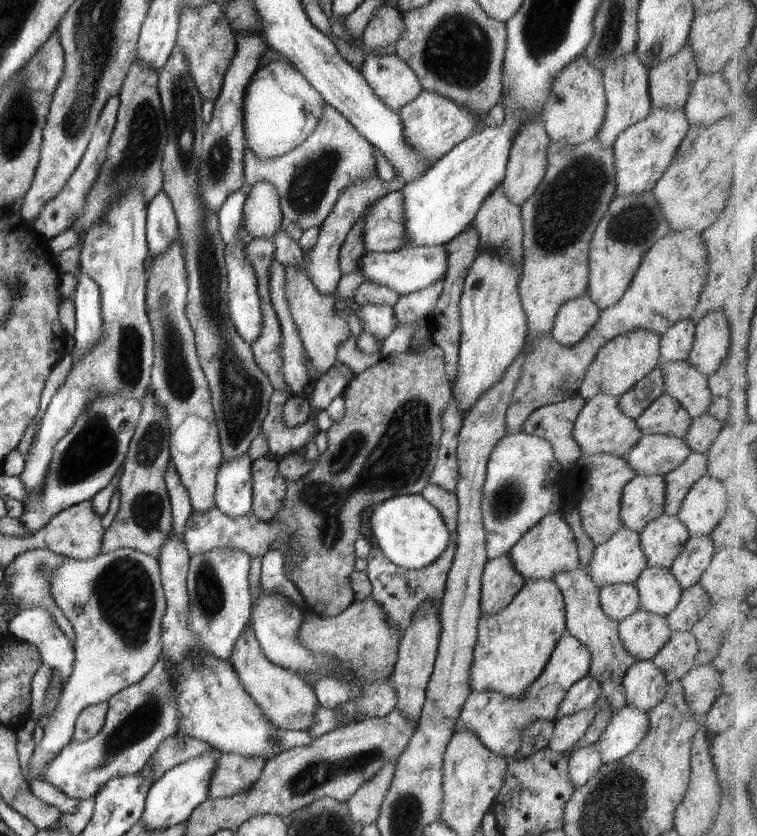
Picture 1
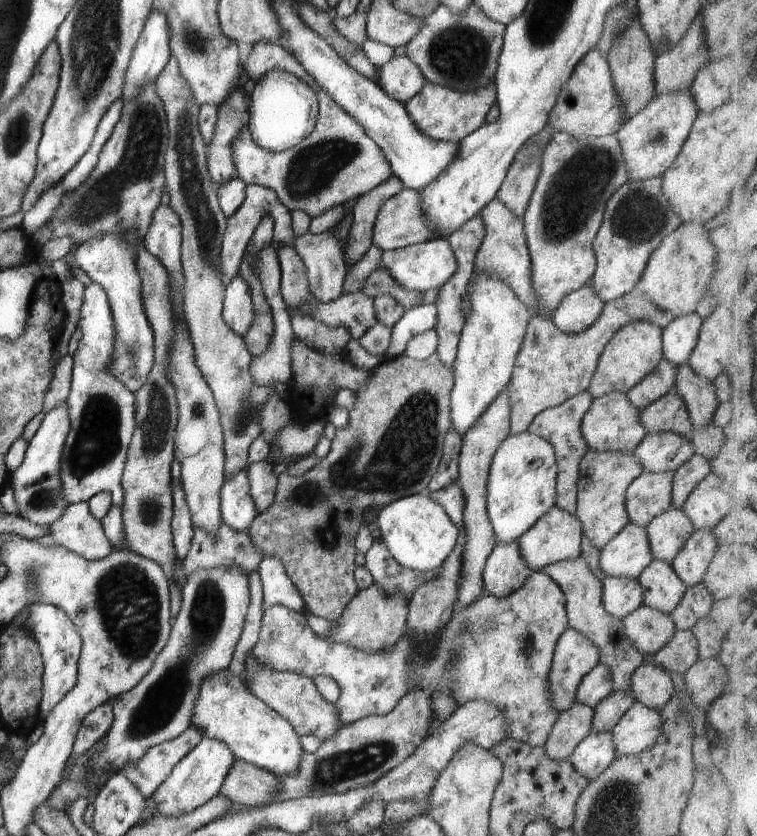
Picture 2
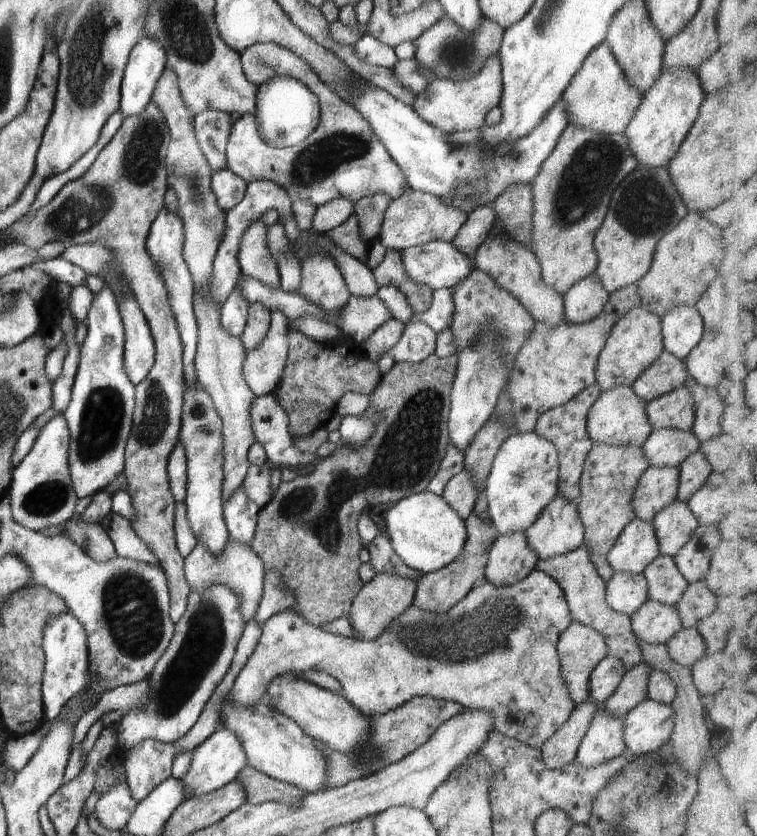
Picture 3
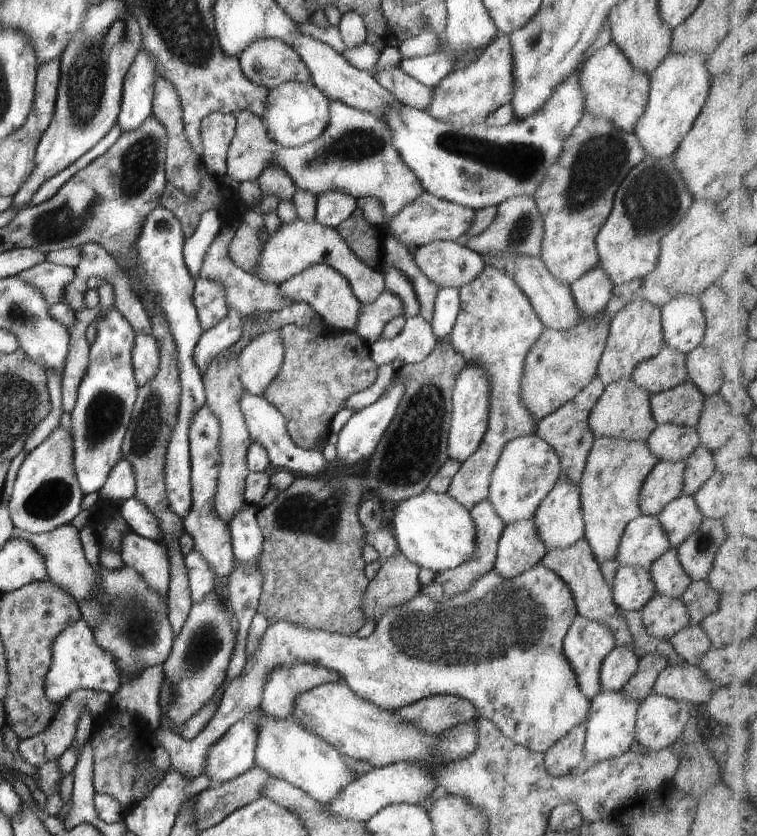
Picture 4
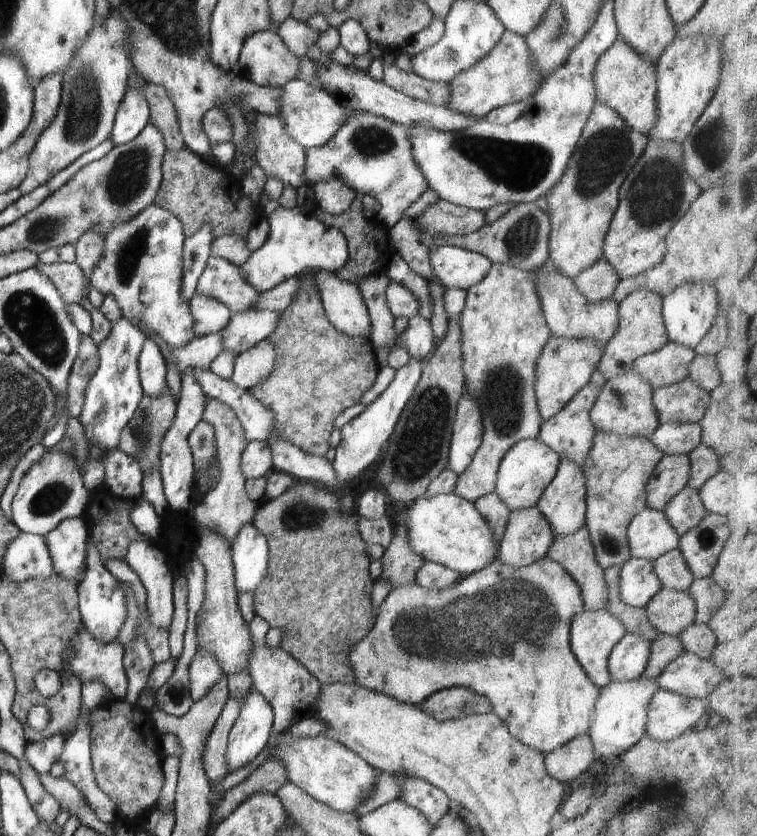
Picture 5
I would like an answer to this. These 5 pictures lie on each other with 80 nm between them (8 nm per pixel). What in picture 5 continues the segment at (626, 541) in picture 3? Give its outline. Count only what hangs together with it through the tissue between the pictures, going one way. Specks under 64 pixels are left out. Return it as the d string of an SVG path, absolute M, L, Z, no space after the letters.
M646 508L630 522L627 534L631 558L656 561L666 552L679 549L678 532L663 511Z

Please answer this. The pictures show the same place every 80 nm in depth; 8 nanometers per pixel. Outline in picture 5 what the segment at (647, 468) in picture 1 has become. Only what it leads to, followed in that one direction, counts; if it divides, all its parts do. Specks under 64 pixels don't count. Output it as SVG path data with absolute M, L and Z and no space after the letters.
M666 422L650 440L664 455L689 455L702 443L702 428L699 423Z

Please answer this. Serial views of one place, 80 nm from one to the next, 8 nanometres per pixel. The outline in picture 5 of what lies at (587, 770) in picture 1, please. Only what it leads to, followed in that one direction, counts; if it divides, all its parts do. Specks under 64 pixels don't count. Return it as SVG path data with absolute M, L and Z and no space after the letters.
M646 674L631 680L611 680L608 686L600 689L594 708L594 721L589 732L596 761L604 756L608 758L623 755L645 736L648 707L658 690L656 678L646 678Z

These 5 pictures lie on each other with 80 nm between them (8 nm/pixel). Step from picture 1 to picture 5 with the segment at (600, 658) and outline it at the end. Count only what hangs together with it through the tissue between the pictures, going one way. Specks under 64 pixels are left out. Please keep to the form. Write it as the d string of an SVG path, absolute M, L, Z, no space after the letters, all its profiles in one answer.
M584 524L574 534L556 536L547 553L550 560L562 564L578 582L585 610L606 609L606 584L603 569L596 562L588 526Z

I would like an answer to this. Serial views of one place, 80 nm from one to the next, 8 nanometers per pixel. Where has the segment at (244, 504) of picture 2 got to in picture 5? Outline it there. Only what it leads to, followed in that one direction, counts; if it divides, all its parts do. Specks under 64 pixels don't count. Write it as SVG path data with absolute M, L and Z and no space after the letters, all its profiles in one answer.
M250 523L238 530L238 538L230 546L237 592L256 592L267 578L270 564L266 538Z

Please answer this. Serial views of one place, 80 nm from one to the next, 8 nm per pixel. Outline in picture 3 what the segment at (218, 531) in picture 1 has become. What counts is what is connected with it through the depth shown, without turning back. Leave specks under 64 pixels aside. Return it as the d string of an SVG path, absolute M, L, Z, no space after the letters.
M230 538L230 541L224 547L223 553L213 555L207 551L204 543L197 541L192 552L184 559L184 570L186 580L191 588L204 590L216 583L226 585L228 589L235 592L239 598L245 624L255 616L262 598L265 568L262 560L248 545Z

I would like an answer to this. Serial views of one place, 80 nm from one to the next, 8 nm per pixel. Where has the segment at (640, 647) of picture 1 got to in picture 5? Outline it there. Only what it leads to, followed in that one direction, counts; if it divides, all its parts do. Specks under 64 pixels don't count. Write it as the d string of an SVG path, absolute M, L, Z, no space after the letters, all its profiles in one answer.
M662 588L645 610L650 625L660 634L677 636L695 623L696 602L686 590Z

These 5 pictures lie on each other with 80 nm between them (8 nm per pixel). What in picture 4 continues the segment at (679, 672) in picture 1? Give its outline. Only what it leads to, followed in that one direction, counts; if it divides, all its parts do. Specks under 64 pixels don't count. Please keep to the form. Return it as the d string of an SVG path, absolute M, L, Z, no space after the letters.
M688 625L668 639L674 650L688 665L699 666L702 658L708 654L712 644L708 634L702 630L702 626Z

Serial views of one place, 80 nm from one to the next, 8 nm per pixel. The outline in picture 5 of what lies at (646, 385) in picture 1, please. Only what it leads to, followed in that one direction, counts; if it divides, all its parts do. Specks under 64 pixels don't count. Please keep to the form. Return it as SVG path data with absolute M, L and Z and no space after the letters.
M669 341L660 350L636 358L631 370L646 378L646 382L657 390L689 377L690 364L695 358L694 349Z

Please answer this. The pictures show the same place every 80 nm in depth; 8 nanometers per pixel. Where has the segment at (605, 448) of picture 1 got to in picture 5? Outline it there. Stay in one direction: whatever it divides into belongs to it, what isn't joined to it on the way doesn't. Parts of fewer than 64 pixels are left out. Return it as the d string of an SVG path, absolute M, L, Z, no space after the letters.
M628 370L626 374L606 379L602 391L590 410L590 421L595 431L623 436L650 436L660 425L654 409L654 388L638 372Z

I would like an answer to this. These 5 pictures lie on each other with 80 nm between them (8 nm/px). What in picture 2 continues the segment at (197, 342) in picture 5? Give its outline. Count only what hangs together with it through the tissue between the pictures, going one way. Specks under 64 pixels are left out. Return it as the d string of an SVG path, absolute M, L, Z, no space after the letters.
M238 272L225 288L222 311L225 323L244 338L255 319L252 293Z

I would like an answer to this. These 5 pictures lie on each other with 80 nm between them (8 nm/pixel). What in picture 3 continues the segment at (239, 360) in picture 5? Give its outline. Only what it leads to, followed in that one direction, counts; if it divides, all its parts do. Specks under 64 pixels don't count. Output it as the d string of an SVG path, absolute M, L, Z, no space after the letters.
M280 311L271 312L270 316L266 336L260 346L247 351L243 366L244 380L256 396L267 395L277 388L289 351L289 318Z

